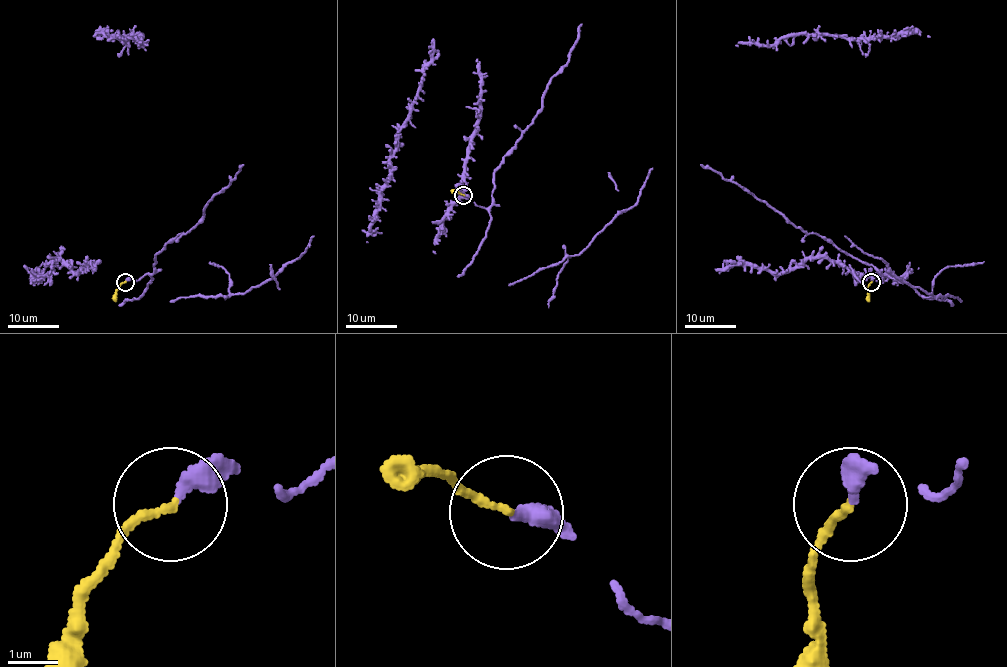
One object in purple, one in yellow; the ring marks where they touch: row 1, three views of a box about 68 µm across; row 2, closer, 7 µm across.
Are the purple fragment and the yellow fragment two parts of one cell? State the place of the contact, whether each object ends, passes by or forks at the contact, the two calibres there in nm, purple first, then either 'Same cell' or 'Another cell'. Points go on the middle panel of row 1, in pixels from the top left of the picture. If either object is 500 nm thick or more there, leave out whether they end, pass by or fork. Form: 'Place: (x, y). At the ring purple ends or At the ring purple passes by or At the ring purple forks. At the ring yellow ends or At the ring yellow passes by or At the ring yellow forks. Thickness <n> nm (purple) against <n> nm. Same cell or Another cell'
Place: (463, 195). At the ring purple ends. At the ring yellow ends. Thickness 360 nm (purple) against 140 nm. Same cell

